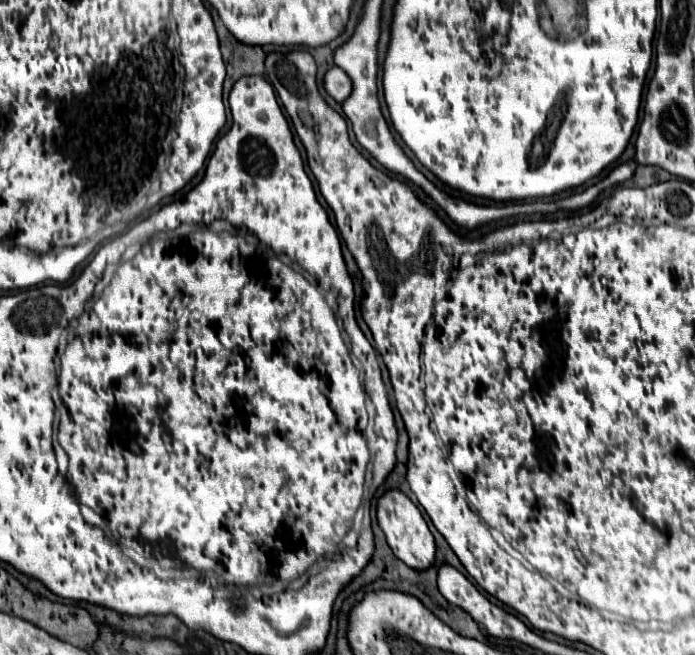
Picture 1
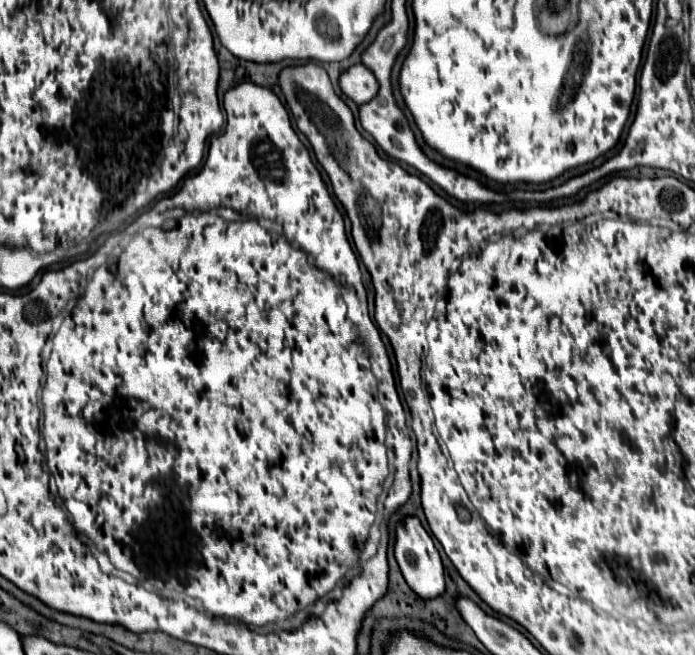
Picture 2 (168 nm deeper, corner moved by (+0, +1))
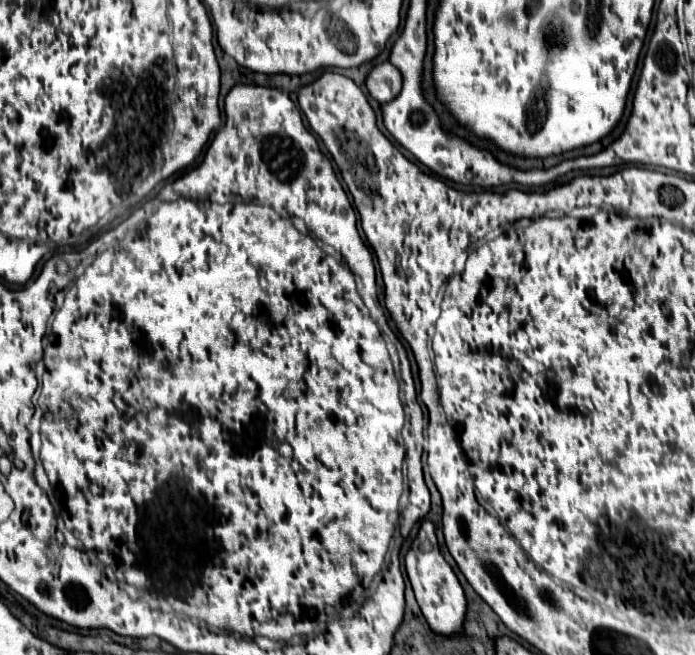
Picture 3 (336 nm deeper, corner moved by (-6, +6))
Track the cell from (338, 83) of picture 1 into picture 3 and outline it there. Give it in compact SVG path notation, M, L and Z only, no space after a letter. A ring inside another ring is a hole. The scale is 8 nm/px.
M381 62L381 64L373 66L371 72L367 74L365 86L367 86L371 98L375 98L379 104L385 104L399 94L401 74L389 62Z

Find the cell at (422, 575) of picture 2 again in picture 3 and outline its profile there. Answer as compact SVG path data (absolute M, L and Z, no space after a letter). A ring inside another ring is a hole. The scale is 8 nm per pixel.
M429 520L421 522L419 532L417 532L415 540L411 542L411 548L405 556L405 570L407 570L407 576L415 590L415 598L419 602L421 612L423 612L425 620L429 622L429 626L439 634L459 632L459 628L463 626L465 606L467 606L465 594L463 594L463 588L461 588L455 572L451 570L451 566L445 562L445 558L439 552L435 528Z

